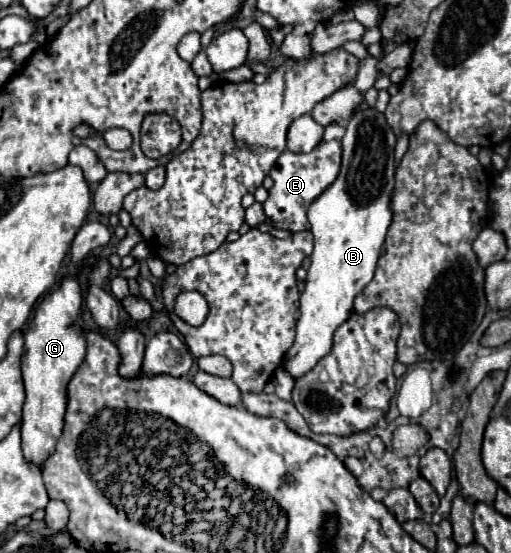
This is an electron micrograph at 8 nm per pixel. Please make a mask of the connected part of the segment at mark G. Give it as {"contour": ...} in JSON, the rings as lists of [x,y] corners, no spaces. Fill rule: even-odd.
{"contour":[[[64,279],[62,285],[44,297],[34,313],[28,331],[24,333],[22,379],[26,387],[26,403],[22,411],[22,453],[24,459],[36,467],[54,453],[56,441],[62,433],[66,413],[66,385],[76,373],[86,355],[84,331],[78,325],[82,305],[82,289],[76,279]]]}

